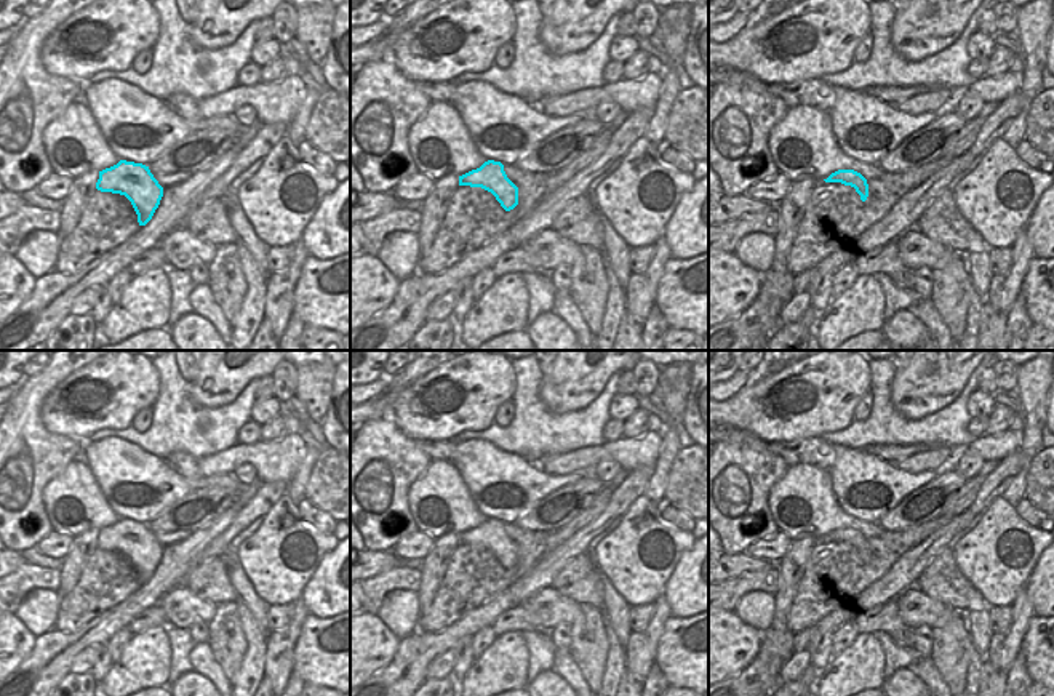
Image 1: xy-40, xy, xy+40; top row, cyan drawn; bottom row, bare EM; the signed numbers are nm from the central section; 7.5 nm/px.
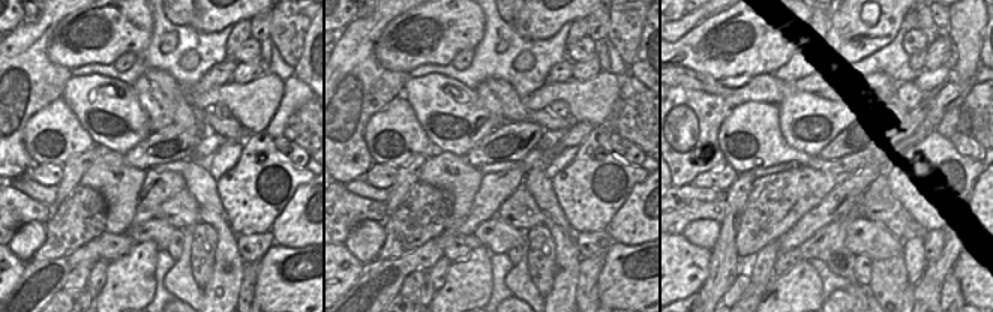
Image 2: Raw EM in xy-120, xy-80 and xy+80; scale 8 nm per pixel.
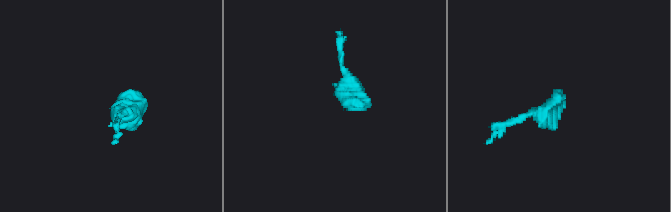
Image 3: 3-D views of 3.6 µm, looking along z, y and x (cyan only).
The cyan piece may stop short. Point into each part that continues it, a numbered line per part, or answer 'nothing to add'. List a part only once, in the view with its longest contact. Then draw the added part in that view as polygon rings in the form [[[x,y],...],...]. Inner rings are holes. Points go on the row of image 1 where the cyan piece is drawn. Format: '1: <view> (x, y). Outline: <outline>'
nothing to add

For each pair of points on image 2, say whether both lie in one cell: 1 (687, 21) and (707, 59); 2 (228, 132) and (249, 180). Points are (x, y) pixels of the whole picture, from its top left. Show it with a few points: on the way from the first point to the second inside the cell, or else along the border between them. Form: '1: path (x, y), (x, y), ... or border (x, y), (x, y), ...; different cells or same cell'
1: border (714, 15), (696, 24), (675, 41); different cells
2: border (251, 134), (237, 140); different cells

